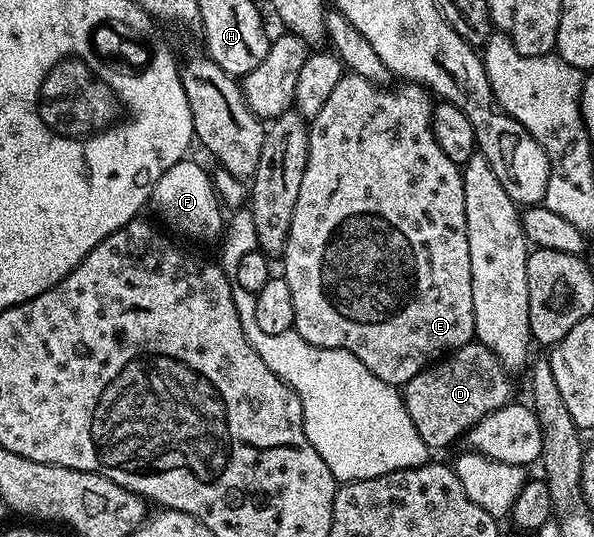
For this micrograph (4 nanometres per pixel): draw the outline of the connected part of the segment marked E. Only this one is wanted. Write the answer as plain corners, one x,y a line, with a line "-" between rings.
343,74
340,85
332,89
332,97
324,101
324,109
320,109
320,113
309,124
307,167
304,169
296,209
292,213
292,229
288,229
286,250
280,256
280,275
288,281
288,289
292,289
293,330
298,331
304,341
317,347
344,349
364,361
364,365
368,365
368,369
372,369
380,381
401,388
412,377
416,377
416,373
474,339
474,314
468,221
464,221
463,168
448,161
444,149
440,149
436,141
432,129
434,103
431,92
421,85
398,86
402,87
389,91
389,86
373,83
371,79

